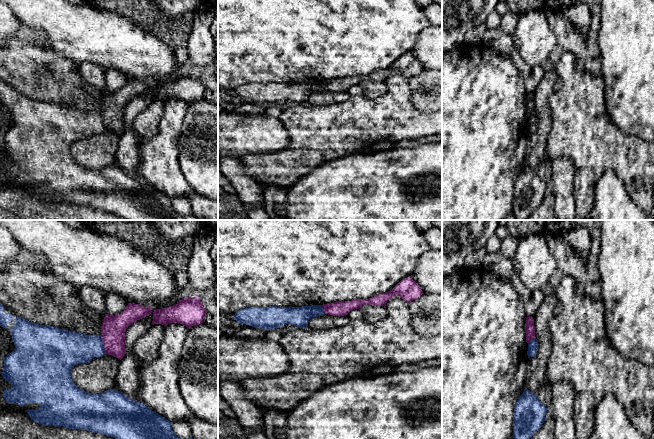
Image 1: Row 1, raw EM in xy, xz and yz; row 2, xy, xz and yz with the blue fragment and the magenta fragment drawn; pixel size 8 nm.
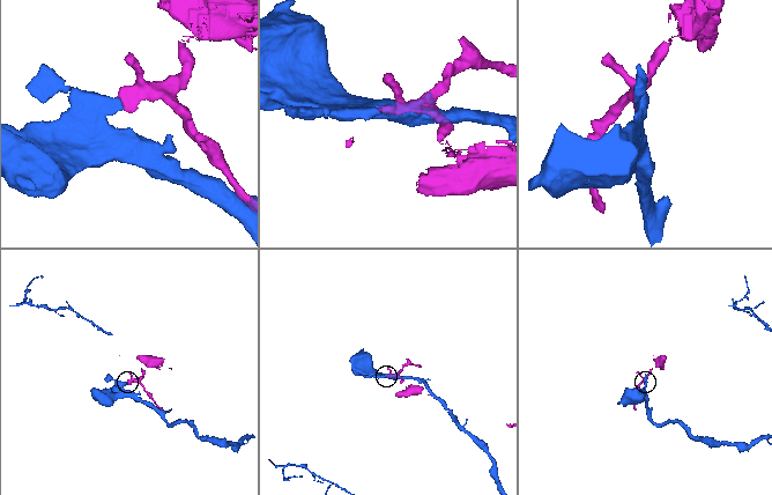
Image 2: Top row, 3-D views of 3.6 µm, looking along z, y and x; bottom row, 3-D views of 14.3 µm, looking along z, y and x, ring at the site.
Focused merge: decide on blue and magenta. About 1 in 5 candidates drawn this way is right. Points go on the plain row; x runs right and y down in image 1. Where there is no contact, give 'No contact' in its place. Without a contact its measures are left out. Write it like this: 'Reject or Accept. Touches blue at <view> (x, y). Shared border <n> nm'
Reject. Touches blue at xy (102, 120). Shared border 160 nm

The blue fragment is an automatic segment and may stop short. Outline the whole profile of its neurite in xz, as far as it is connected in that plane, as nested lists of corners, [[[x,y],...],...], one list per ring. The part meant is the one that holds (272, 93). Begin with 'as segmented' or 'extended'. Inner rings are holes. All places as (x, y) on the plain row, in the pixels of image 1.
as segmented; [[[321,81],[302,83],[249,83],[240,85],[233,92],[238,100],[246,100],[254,104],[275,105],[286,100],[305,104],[313,93],[323,92],[325,87]]]

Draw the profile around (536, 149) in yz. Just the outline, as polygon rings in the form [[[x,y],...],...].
[[[556,70],[546,71],[533,92],[535,113],[538,116],[538,127],[534,133],[528,134],[525,164],[536,170],[543,162],[546,153],[547,137],[551,130],[552,118],[549,97],[558,78]]]

